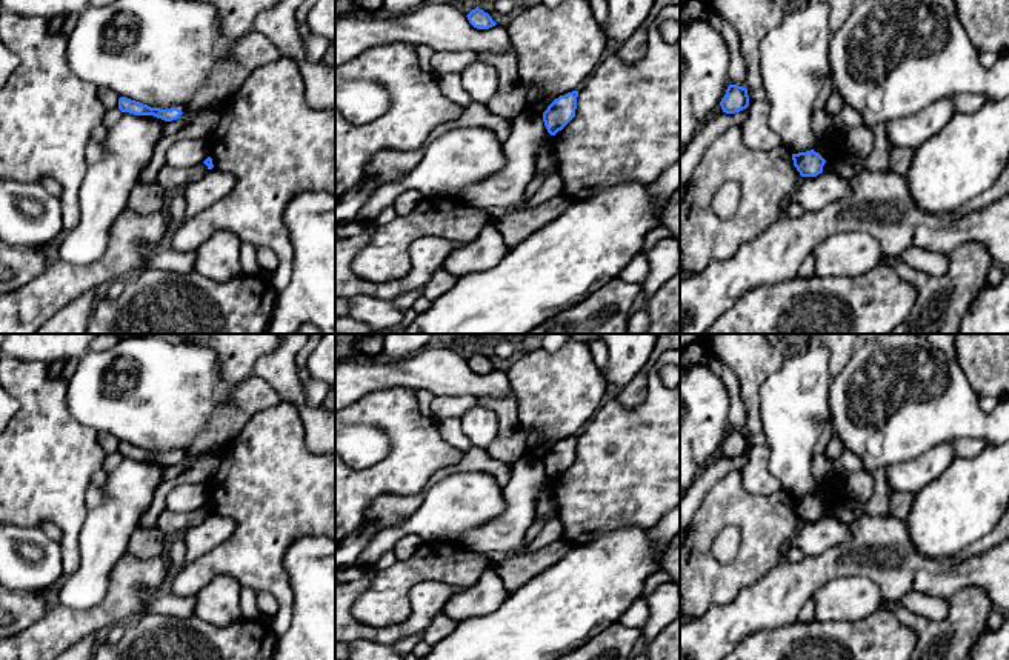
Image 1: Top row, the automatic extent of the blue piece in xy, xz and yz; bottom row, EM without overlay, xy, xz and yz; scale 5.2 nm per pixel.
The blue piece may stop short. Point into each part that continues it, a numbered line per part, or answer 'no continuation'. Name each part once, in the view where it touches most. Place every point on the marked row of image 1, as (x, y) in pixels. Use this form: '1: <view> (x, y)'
no continuation

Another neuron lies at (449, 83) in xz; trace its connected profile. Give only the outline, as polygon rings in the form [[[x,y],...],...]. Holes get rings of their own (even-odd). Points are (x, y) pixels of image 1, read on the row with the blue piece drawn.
[[[449,72],[438,75],[441,92],[461,106],[468,106],[472,98],[461,85],[461,74]]]

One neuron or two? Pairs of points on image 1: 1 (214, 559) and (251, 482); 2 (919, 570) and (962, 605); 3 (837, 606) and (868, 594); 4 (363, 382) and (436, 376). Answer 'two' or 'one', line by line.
1: one
2: two
3: one
4: one

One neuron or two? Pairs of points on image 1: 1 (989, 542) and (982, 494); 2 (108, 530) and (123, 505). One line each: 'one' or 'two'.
1: two
2: one

